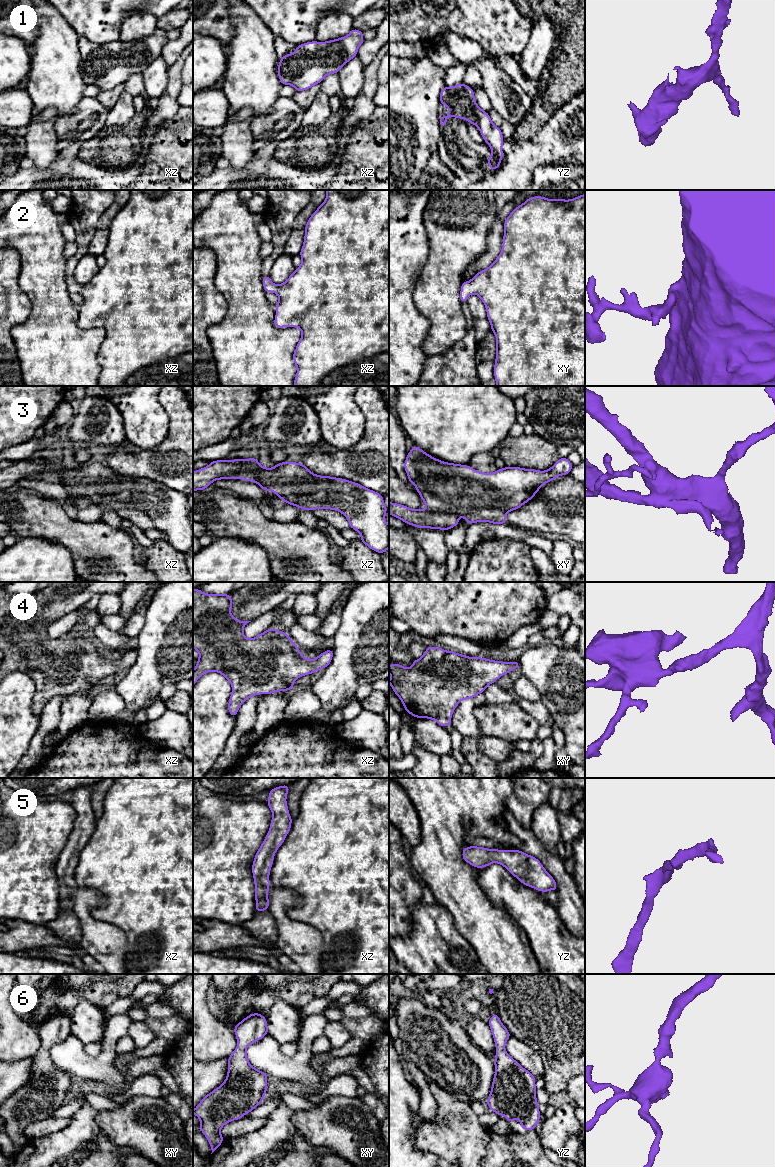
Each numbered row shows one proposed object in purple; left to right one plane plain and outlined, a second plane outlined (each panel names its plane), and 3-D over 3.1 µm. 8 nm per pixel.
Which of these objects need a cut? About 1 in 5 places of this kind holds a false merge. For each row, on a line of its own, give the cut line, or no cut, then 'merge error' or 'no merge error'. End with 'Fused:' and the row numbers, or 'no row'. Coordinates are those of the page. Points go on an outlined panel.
1: no cut; no merge error
2: no cut; no merge error
3: no cut; no merge error
4: no cut; no merge error
5: no cut; no merge error
6: no cut; no merge error
Fused: no row

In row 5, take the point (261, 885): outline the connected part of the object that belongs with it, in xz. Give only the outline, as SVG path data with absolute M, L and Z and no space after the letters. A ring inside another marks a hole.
M282 785L269 790L268 807L273 813L269 832L258 849L252 864L255 884L256 913L269 910L268 889L269 874L274 855L283 844L291 829L292 818L288 811L286 797L290 785Z

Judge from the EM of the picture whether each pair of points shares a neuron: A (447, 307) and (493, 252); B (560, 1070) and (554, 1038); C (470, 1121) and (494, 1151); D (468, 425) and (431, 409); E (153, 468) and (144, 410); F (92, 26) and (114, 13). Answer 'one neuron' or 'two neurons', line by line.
A: two neurons
B: one neuron
C: two neurons
D: one neuron
E: two neurons
F: one neuron

